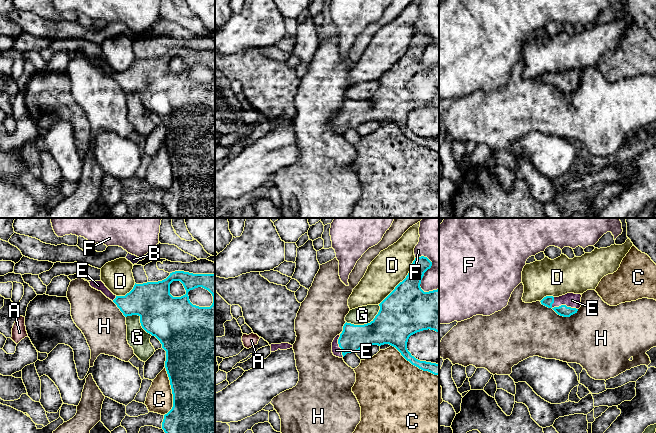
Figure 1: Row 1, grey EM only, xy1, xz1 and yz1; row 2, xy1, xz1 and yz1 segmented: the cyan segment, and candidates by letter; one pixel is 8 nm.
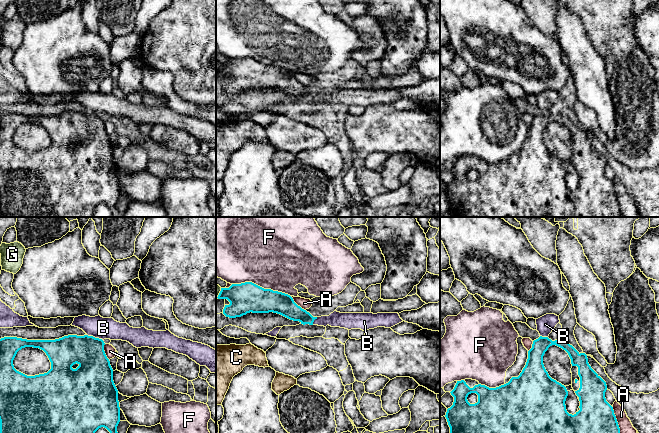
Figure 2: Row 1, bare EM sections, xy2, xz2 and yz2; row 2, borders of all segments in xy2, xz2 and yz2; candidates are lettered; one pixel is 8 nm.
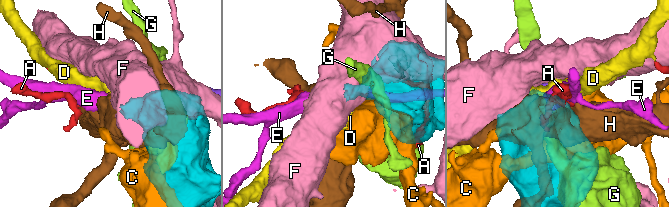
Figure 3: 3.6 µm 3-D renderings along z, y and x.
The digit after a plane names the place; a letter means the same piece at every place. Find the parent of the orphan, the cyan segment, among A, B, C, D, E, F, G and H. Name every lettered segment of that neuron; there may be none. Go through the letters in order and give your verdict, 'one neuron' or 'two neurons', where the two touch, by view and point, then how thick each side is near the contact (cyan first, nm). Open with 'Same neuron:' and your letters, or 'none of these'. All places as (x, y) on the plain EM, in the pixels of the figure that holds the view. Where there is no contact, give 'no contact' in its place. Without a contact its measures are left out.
Same neuron: E
A: two neurons; contact yz2 (617, 199); calibres 480 and 130 nm
B: two neurons; contact xy2 (94, 113); calibres 260 and 180 nm
C: two neurons; contact xy1 (172, 167); calibres 500 and 220 nm
D: two neurons; contact xz1 (402, 57); calibres 380 and 280 nm
E: one neuron; contact yz1 (560, 82); calibres 90 and 120 nm
F: two neurons; contact xz2 (261, 63); calibres 240 and 500 nm
G: two neurons; contact xz1 (367, 99); calibres 320 and 140 nm
H: two neurons; contact yz1 (559, 90); calibres 90 and 420 nm

